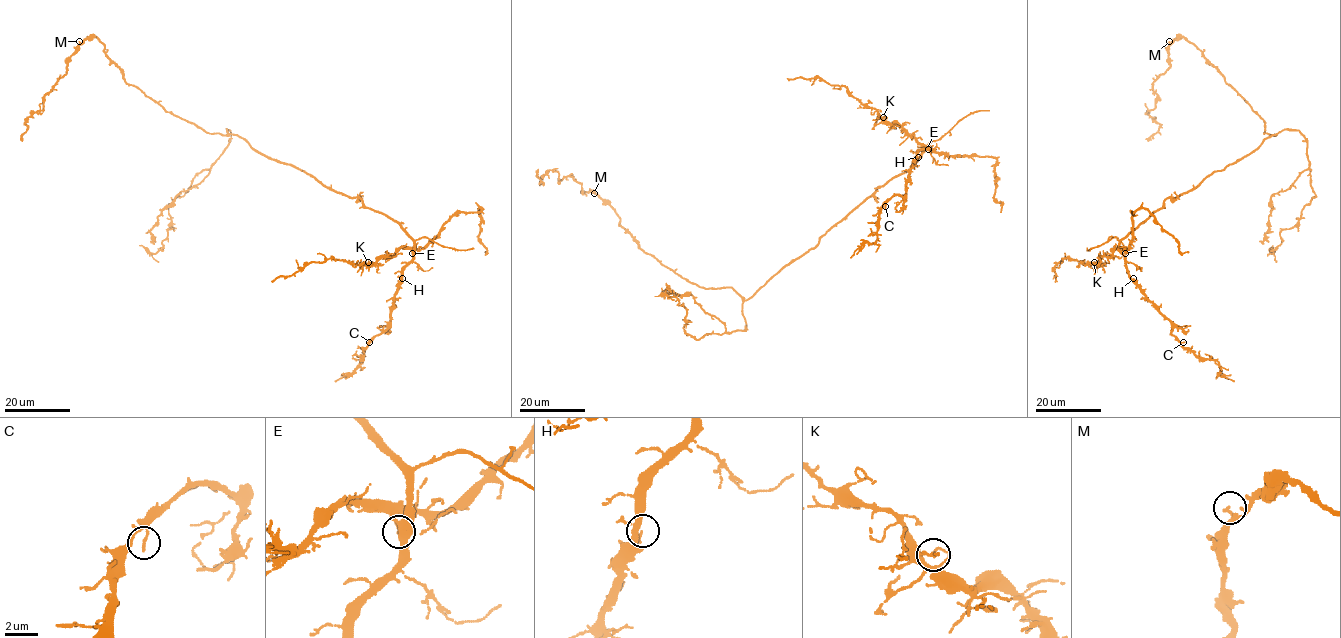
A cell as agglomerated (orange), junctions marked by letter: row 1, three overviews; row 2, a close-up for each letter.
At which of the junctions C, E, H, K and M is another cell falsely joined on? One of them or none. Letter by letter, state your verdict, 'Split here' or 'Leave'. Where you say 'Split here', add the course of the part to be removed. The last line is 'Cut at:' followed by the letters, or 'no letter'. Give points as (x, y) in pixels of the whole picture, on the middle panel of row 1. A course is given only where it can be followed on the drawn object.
C: Leave
E: Split here. Course of the part to remove: (928, 148), (934, 149), (907, 135), (898, 125), (886, 122), (845, 87), (830, 85), (819, 78), (787, 78)
H: Leave
K: Leave
M: Leave
Cut at: E

